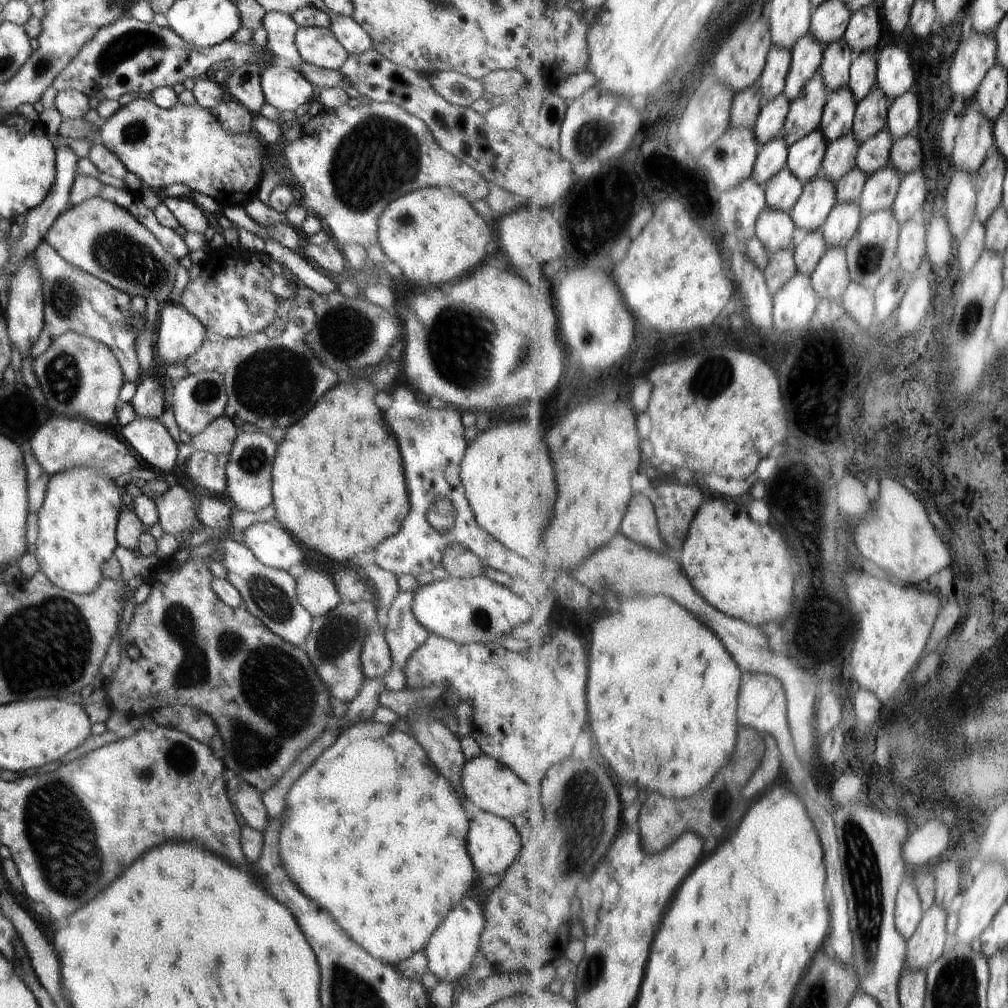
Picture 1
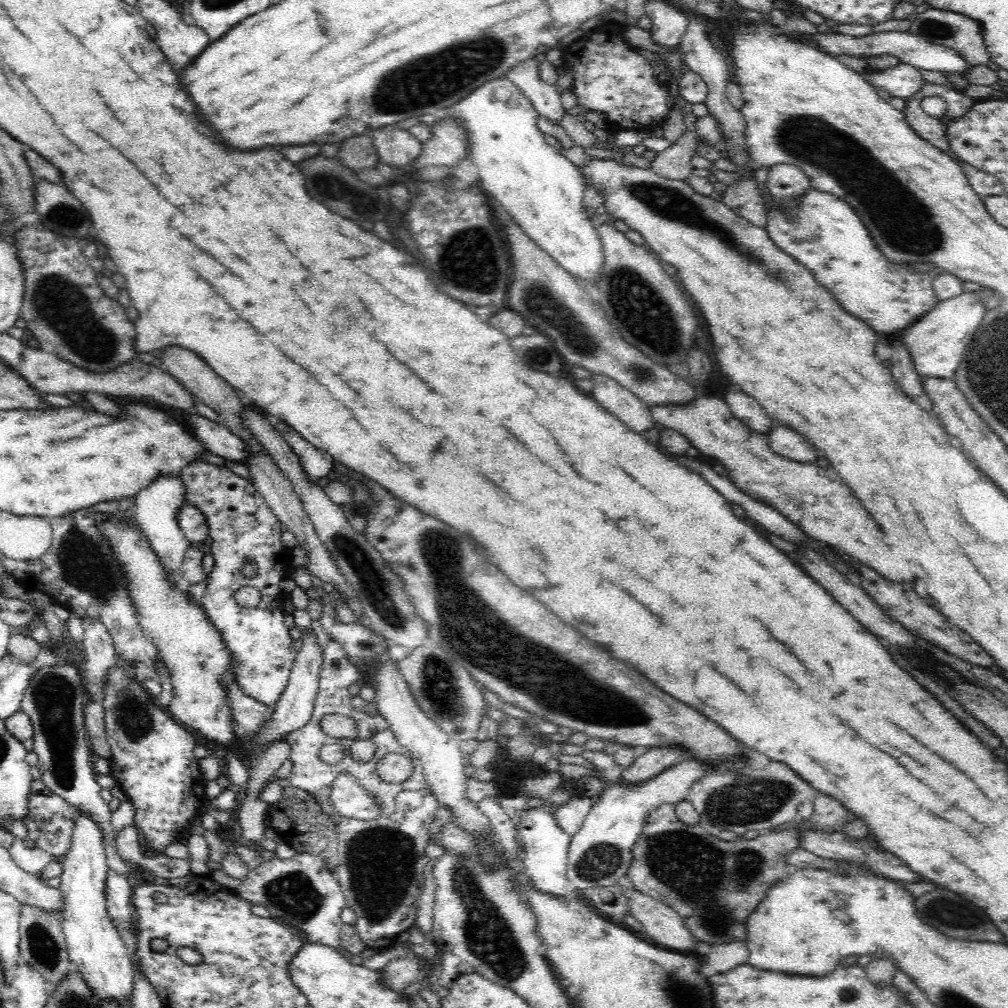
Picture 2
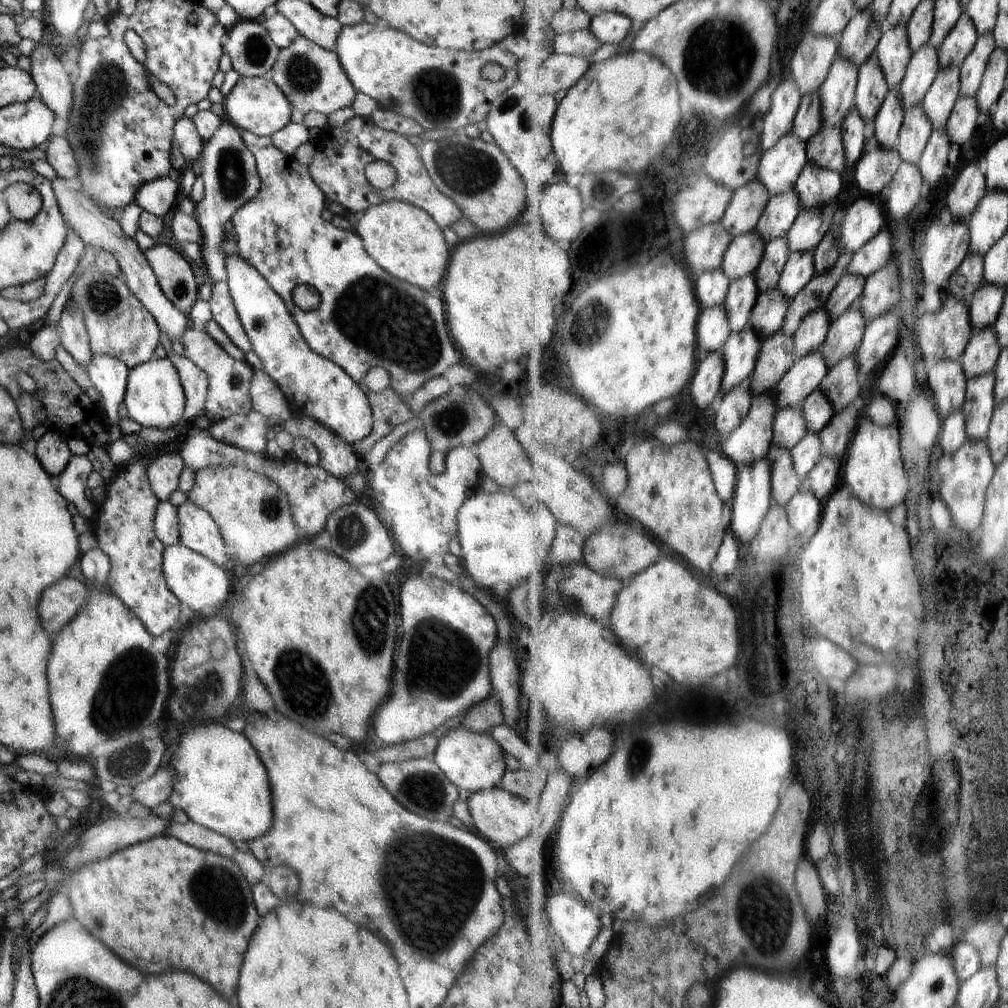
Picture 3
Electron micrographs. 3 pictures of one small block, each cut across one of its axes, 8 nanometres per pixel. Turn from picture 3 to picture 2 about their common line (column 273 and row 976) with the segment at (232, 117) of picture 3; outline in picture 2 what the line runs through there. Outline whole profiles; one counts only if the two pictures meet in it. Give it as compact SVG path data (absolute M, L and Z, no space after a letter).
M79 812L73 827L71 850L63 858L62 882L59 887L62 901L64 901L64 906L62 906L62 926L65 941L67 942L67 952L70 961L87 982L90 990L93 990L95 996L122 1004L126 998L131 1000L132 990L134 990L134 967L128 957L124 941L119 937L119 931L107 911L105 897L106 878L108 878L107 870L109 869L107 863L104 835L102 835L100 827L96 825L96 821L90 819L90 815L84 815Z

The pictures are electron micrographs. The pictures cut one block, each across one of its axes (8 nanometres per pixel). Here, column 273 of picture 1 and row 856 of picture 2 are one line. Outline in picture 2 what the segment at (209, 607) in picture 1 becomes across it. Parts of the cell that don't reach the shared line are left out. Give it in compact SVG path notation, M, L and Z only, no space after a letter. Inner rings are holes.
M662 803L646 815L646 826L640 833L640 840L632 848L632 862L627 870L627 878L634 883L636 891L667 904L680 914L684 925L690 932L694 932L694 938L696 932L700 932L700 940L708 944L745 941L748 917L760 901L766 898L768 889L791 878L791 867L786 863L786 855L799 848L801 829L810 830L810 825L789 825L786 829L760 834L754 840L738 837L734 842L725 842L720 837L711 836L698 824L689 826L682 822L677 816L675 803ZM690 890L700 890L700 896L690 896Z

